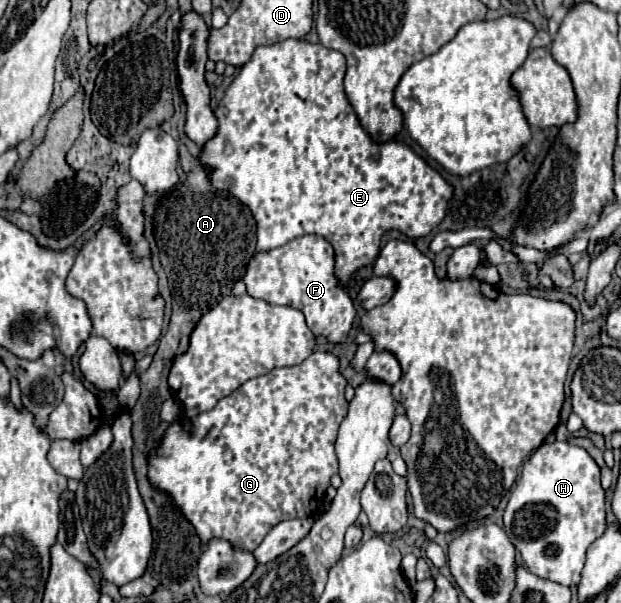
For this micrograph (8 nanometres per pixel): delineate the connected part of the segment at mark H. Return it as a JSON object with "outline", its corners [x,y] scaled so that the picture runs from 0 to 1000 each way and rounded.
{"outline":[[[874,735],[842,771],[839,791],[829,801],[829,814],[813,844],[813,884],[839,914],[849,944],[874,960],[903,970],[932,970],[936,944],[942,934],[945,907],[974,884],[974,821],[965,798],[965,774],[948,751],[919,735]]]}

